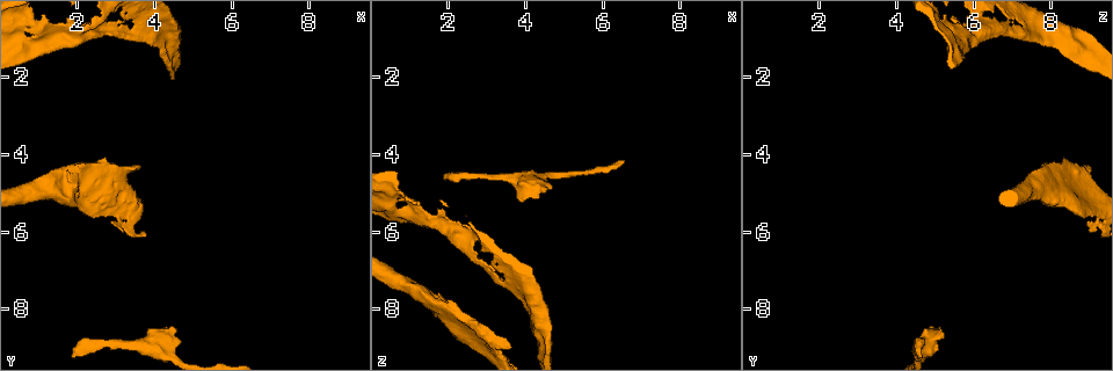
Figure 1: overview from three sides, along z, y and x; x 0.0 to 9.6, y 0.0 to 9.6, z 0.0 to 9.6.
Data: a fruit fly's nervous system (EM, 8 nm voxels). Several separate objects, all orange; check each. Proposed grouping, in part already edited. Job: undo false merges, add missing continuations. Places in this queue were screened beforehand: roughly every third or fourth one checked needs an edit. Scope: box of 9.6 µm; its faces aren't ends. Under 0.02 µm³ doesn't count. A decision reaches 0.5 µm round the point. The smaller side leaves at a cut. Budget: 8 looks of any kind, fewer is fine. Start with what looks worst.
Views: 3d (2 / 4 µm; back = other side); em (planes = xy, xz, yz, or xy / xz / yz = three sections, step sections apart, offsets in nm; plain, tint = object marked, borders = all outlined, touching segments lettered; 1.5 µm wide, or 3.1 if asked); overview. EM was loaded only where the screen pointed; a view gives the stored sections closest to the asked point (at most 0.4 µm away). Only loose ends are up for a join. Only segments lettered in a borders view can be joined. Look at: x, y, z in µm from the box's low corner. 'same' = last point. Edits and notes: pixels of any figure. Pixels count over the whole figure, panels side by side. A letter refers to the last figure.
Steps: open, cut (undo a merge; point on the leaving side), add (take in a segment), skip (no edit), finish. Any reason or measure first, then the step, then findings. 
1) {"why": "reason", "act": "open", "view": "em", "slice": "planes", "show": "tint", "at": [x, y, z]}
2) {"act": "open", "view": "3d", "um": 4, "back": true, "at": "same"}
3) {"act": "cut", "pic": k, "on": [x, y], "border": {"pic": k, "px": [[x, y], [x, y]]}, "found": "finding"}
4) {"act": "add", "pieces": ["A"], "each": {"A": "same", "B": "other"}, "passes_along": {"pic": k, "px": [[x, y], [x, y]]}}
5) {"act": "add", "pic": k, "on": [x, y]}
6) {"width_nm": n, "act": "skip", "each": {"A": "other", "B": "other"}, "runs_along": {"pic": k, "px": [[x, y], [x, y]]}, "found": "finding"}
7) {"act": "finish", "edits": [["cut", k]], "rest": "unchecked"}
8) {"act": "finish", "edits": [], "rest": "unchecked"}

{"why": "branch stops here", "act": "open", "view": "3d", "um": 2, "at": [4.45, 8.50, 4.95]}

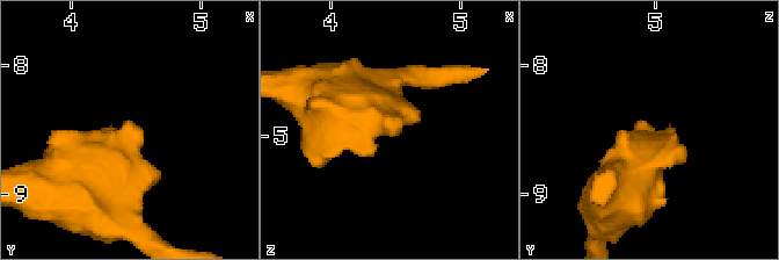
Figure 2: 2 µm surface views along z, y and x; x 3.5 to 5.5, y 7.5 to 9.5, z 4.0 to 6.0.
{"why": "shape alone is not enough", "act": "open", "view": "em", "slice": "xz", "step": 8, "show": "borders", "at": [4.48, 8.48, 4.98]}

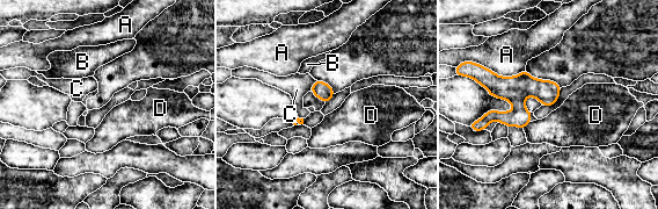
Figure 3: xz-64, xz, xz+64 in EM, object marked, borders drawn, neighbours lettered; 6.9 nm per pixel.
{"why": "cut it another way", "act": "open", "view": "em", "slice": "planes", "show": "borders", "at": "same"}

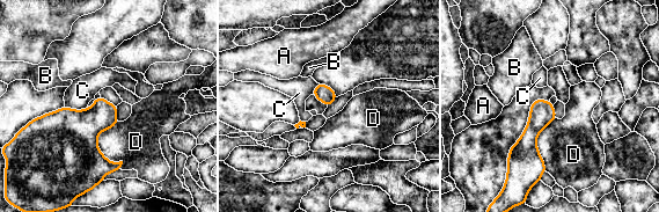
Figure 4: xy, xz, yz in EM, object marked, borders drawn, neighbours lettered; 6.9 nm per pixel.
{"act": "skip", "each": {"A": "other", "B": "other", "C": "other", "D": "other"}, "border": {"pic": 4, "px": [[117, 121], [97, 147], [121, 168]]}, "found": "none of them fits"}

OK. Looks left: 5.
{"why": "a fork", "act": "open", "view": "3d", "um": 2, "back": true, "at": [2.10, 0.80, 6.10]}

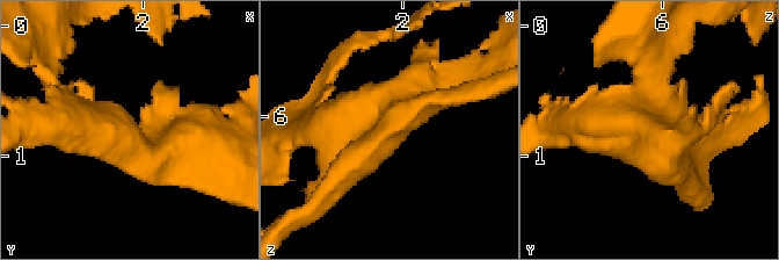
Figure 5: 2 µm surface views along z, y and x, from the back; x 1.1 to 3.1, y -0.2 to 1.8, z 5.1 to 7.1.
{"act": "open", "view": "em", "slice": "planes", "show": "borders", "at": [2.12, 0.84, 6.16]}

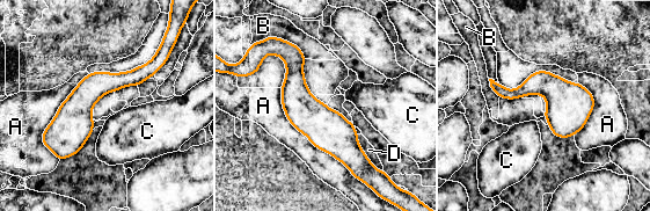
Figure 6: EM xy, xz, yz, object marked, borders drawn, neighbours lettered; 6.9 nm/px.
{"act": "skip", "each": {"A": "other", "B": "other", "C": "other", "D": "other"}, "runs_along": {"pic": 6, "px": [[276, 44], [347, 160]]}, "found": "one cell here"}

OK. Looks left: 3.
{"why": "touches itself", "act": "open", "view": "3d", "um": 4, "at": [4.45, 0.70, 8.30]}

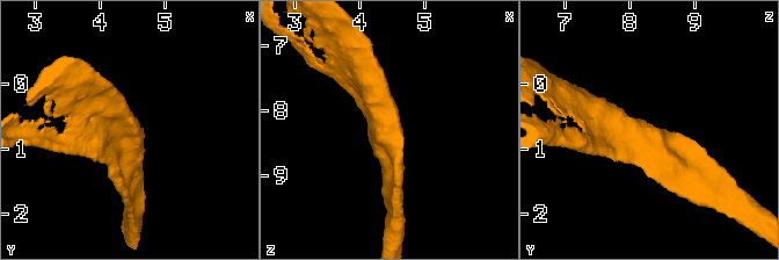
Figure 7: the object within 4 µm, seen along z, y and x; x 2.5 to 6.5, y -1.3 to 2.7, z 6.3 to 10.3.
{"act": "open", "view": "em", "slice": "xy", "step": 8, "show": "tint", "at": [4.45, 0.80, 8.30]}

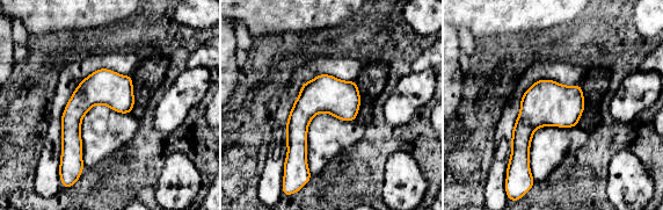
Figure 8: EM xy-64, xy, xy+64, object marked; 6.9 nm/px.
{"why": "another direction", "act": "open", "view": "em", "slice": "planes", "show": "borders", "at": "same"}

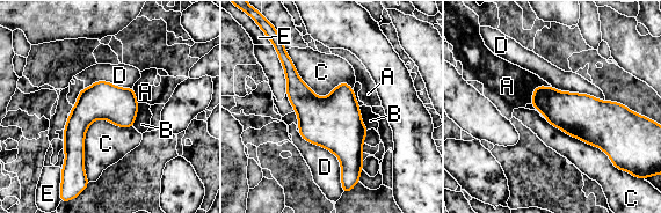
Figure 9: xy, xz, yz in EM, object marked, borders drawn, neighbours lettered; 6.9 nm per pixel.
{"act": "skip", "each": {"A": "other", "B": "other", "C": "other", "D": "other", "E": "other"}, "border": {"pic": 9, "px": [[132, 125], [88, 126], [88, 182]]}, "found": "all the same cell"}

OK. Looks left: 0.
{"act": "finish", "edits": [], "rest": "unchecked"}

